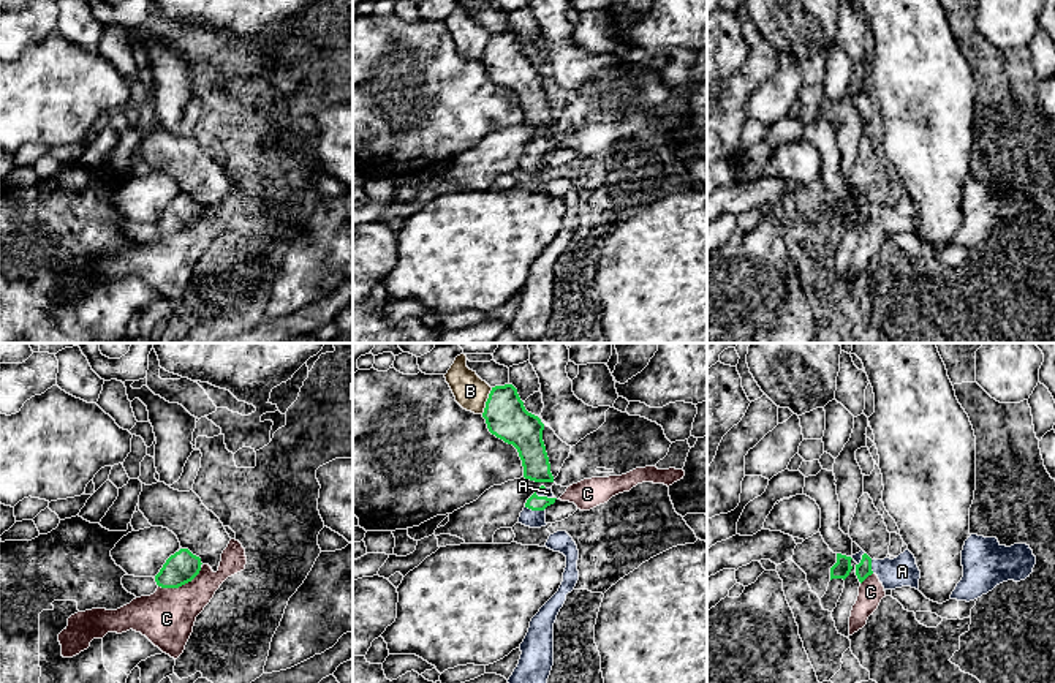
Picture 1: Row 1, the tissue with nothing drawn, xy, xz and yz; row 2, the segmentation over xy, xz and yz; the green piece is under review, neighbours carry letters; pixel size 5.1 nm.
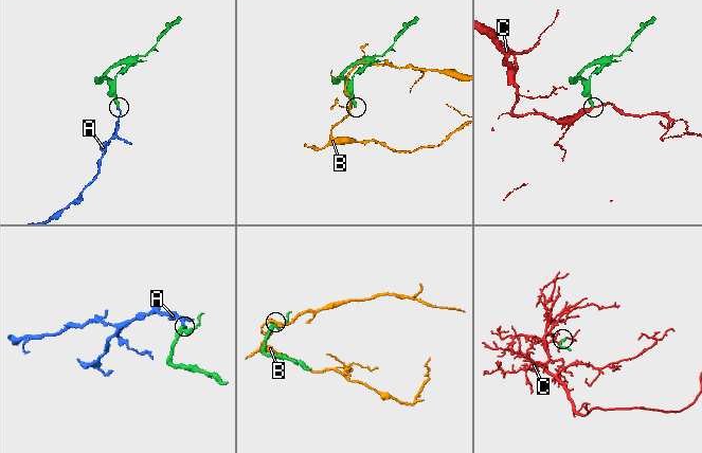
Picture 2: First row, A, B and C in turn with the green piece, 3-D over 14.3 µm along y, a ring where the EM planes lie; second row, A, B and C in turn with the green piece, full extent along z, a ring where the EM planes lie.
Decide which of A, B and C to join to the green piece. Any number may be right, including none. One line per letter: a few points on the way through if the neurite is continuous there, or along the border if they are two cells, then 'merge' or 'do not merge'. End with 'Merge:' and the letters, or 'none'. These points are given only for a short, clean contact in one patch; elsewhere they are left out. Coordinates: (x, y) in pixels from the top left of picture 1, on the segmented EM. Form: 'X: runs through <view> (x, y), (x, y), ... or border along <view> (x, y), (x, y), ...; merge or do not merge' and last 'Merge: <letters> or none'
A: runs through xz (535, 503), (535, 509), (535, 519); merge
B: do not merge
C: border along xy (201, 568), (190, 581), (177, 587), (158, 587); do not merge
Merge: A

